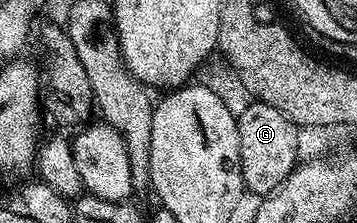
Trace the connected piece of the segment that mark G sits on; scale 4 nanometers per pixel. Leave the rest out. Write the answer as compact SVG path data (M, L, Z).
M249 102L242 112L236 113L239 130L239 158L241 173L246 193L254 192L257 198L270 196L299 163L297 147L301 140L297 137L298 125L293 124L275 106L267 106L260 102Z

